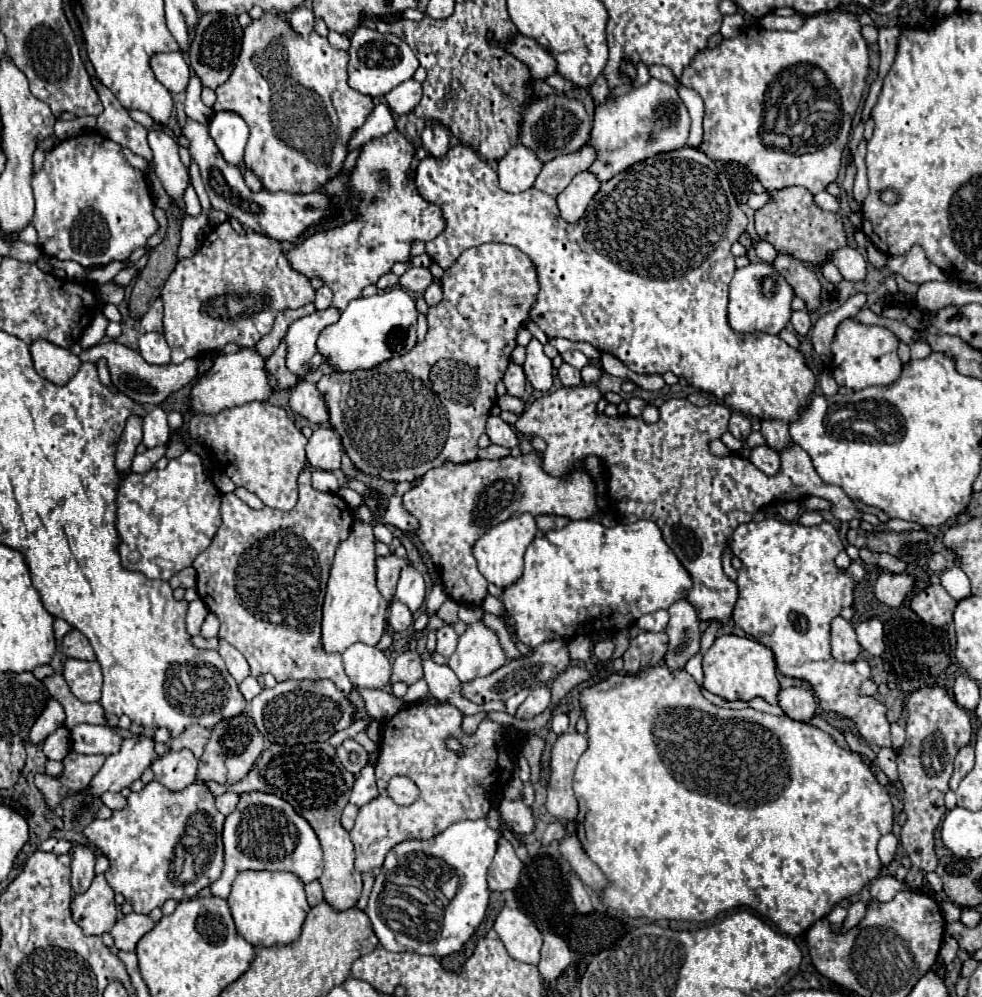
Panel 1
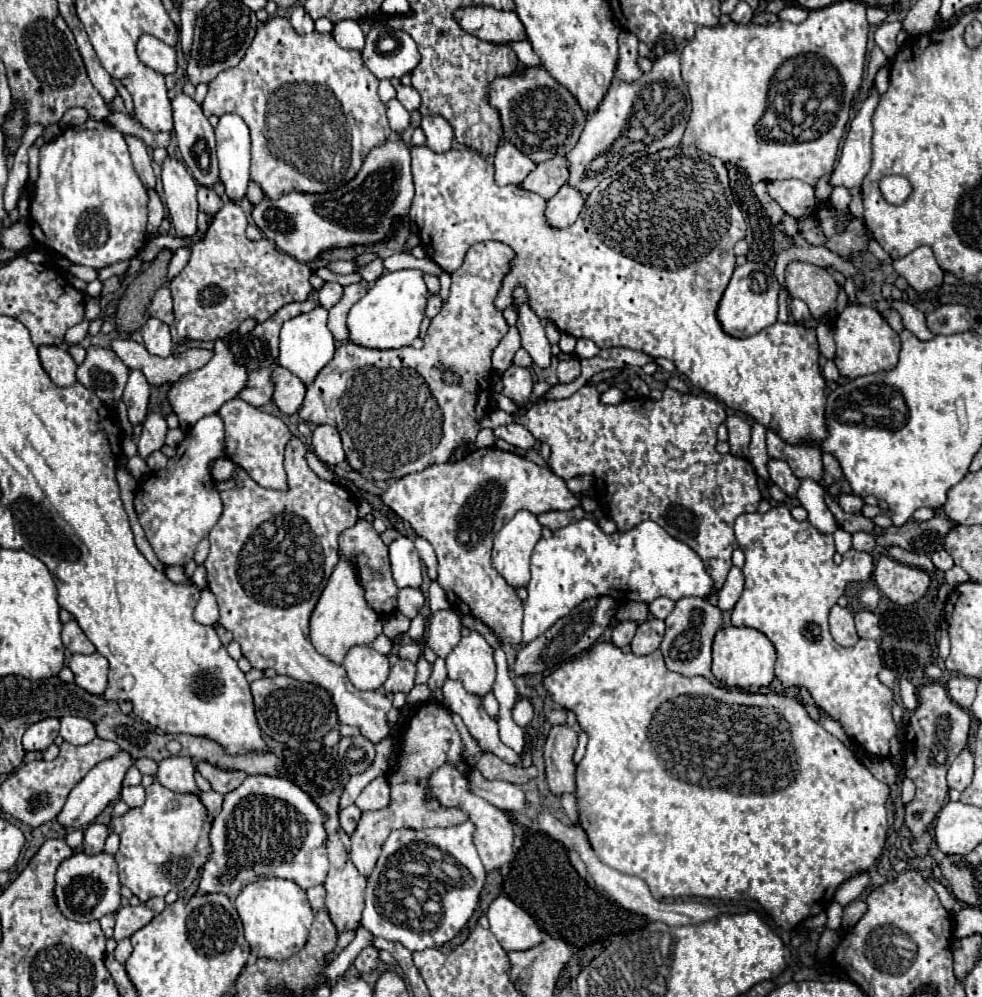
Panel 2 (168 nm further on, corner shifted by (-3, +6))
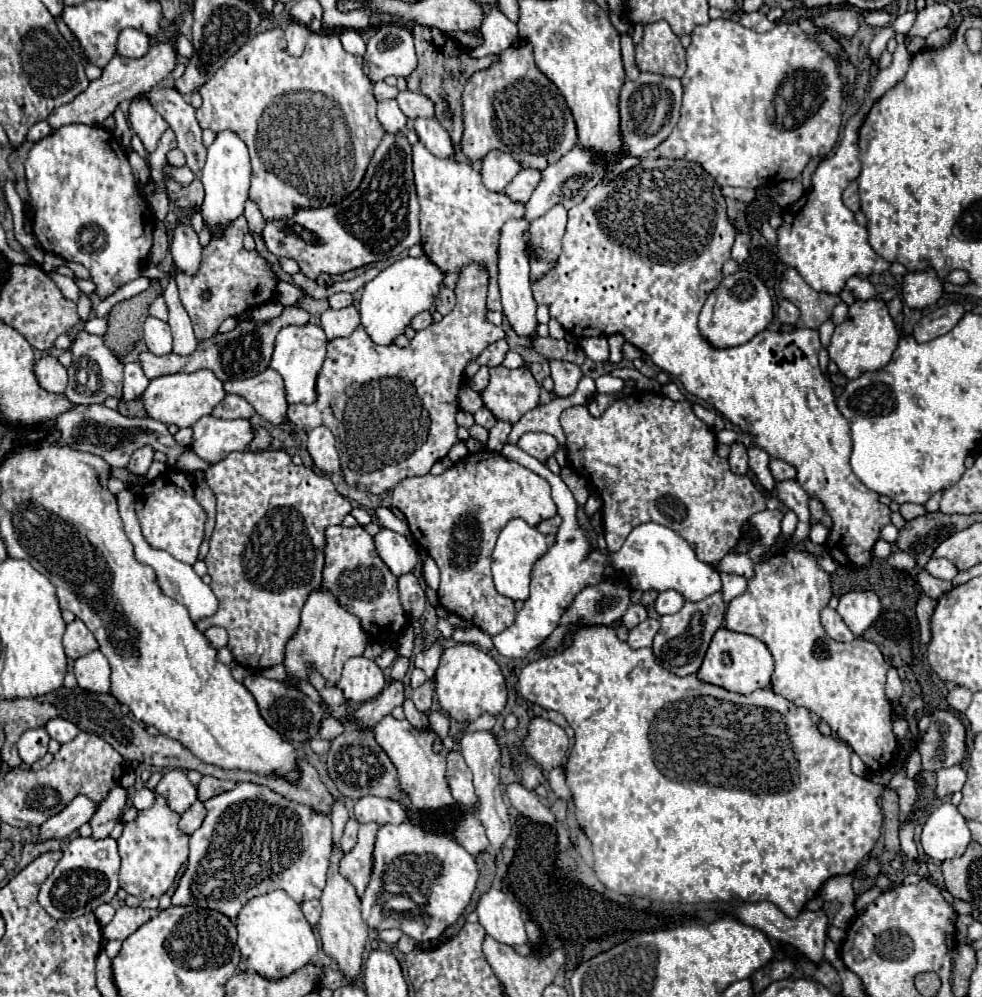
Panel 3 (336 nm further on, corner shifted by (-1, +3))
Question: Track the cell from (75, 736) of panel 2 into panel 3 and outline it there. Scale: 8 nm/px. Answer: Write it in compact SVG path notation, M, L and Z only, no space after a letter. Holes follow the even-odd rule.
M52 718L52 720L44 726L44 730L48 732L48 736L50 736L52 740L56 740L56 742L60 742L60 744L70 742L70 740L80 732L76 724L68 722L68 720L64 720L64 718Z

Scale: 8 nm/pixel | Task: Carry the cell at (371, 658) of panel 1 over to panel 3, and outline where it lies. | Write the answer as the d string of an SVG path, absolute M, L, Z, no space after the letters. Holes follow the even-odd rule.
M358 656L358 658L350 658L344 664L344 672L338 682L338 688L344 692L348 702L362 704L372 700L376 694L380 694L384 684L386 684L384 674L376 666L376 662Z

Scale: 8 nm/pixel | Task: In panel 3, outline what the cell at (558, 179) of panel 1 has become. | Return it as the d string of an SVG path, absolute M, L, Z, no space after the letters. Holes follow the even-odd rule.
M530 168L520 170L520 172L516 174L516 178L504 188L504 194L506 194L510 200L514 200L514 202L526 204L528 198L532 196L532 190L534 190L536 184L540 182L540 174L542 174L540 170L530 170Z

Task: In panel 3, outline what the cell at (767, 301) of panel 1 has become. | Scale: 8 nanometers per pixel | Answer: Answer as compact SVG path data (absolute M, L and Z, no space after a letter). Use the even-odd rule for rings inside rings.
M738 270L726 276L716 290L712 290L698 316L698 330L702 338L714 348L732 348L746 344L758 332L762 332L772 320L772 298L762 280L748 272Z

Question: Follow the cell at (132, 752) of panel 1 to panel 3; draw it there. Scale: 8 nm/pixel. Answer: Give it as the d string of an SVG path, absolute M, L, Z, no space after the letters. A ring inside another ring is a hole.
M76 796L60 814L52 816L50 820L46 820L42 826L40 826L40 832L38 832L38 842L44 842L44 840L50 840L50 838L68 838L72 836L82 824L86 824L92 814L96 812L96 804L94 802L88 802L88 798L84 796Z

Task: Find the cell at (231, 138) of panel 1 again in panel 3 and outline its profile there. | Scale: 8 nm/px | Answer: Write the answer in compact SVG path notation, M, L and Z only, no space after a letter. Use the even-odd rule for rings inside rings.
M224 130L216 136L214 144L208 148L206 164L200 172L200 180L204 184L206 196L200 206L200 214L204 218L206 228L212 236L222 236L224 230L244 212L244 204L248 200L248 188L250 188L250 156L248 148L236 134L230 130Z

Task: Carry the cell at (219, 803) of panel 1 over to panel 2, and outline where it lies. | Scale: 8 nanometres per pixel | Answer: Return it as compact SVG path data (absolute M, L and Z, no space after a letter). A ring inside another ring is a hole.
M208 791L208 793L200 793L200 799L202 803L206 805L206 809L210 811L212 817L216 817L222 809L222 801L224 801L224 795L222 793L216 793L216 791Z

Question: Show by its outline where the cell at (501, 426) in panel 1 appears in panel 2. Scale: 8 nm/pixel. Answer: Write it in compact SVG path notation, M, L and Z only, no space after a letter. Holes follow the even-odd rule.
M516 423L496 427L494 435L496 435L496 439L504 439L506 443L510 443L510 445L514 445L518 449L524 449L524 451L534 447L534 443L536 443L536 439L530 435L530 431L526 427L522 427L522 425L516 425Z

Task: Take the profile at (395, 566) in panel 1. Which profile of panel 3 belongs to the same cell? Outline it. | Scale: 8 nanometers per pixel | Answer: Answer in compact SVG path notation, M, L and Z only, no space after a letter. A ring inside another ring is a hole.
M328 526L324 536L326 562L320 588L332 592L340 606L344 606L356 618L360 618L360 626L370 636L372 642L396 642L402 630L408 626L408 616L400 602L396 586L398 578L376 554L374 538L362 526L356 528Z

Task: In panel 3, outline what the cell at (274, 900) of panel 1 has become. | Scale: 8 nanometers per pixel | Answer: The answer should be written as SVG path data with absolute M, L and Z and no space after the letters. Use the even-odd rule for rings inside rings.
M274 890L264 896L252 898L240 912L236 920L238 948L248 968L266 980L286 978L292 972L306 966L318 952L318 942L314 938L312 926L306 922L300 906L284 894L284 890Z

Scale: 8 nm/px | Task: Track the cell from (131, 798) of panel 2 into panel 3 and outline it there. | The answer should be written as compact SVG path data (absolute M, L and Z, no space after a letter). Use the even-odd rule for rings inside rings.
M142 788L142 790L138 790L138 792L134 794L132 804L134 804L138 810L146 810L146 808L150 808L150 806L154 804L154 800L156 800L156 794L154 794L152 790L148 790L148 788Z

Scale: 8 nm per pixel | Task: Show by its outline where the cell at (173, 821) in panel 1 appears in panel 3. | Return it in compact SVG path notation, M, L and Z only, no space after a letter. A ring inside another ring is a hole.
M156 796L152 808L138 812L134 822L124 824L124 832L118 838L118 852L122 858L120 866L120 888L128 894L146 900L162 896L180 874L180 868L188 860L188 836L178 830L180 816L168 810L168 802Z

